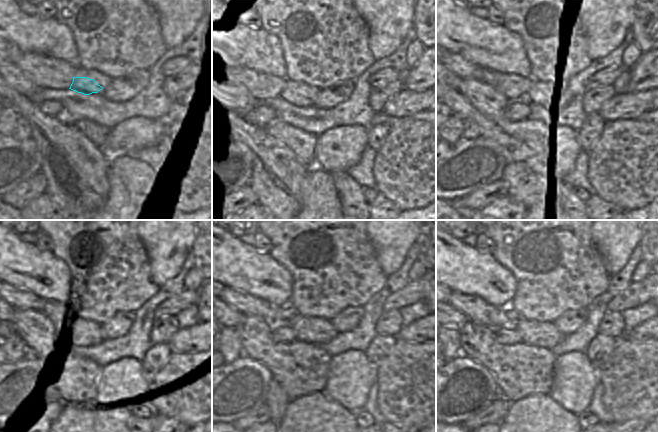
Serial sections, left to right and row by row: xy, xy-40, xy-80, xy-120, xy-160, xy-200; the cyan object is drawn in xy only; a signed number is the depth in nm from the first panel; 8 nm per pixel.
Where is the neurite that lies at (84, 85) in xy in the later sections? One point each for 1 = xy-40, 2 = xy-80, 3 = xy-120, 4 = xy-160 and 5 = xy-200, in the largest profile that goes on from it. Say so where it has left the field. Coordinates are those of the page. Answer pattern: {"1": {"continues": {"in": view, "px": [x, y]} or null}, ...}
{"1": {"continues": {"in": "xy-40", "px": [307, 94]}}, "2": {"continues": {"in": "xy-80", "px": [535, 100]}}, "3": {"continues": {"in": "xy-120", "px": [86, 329]}}, "4": {"continues": {"in": "xy-160", "px": [314, 330]}}, "5": {"continues": {"in": "xy-200", "px": [546, 335]}}}

